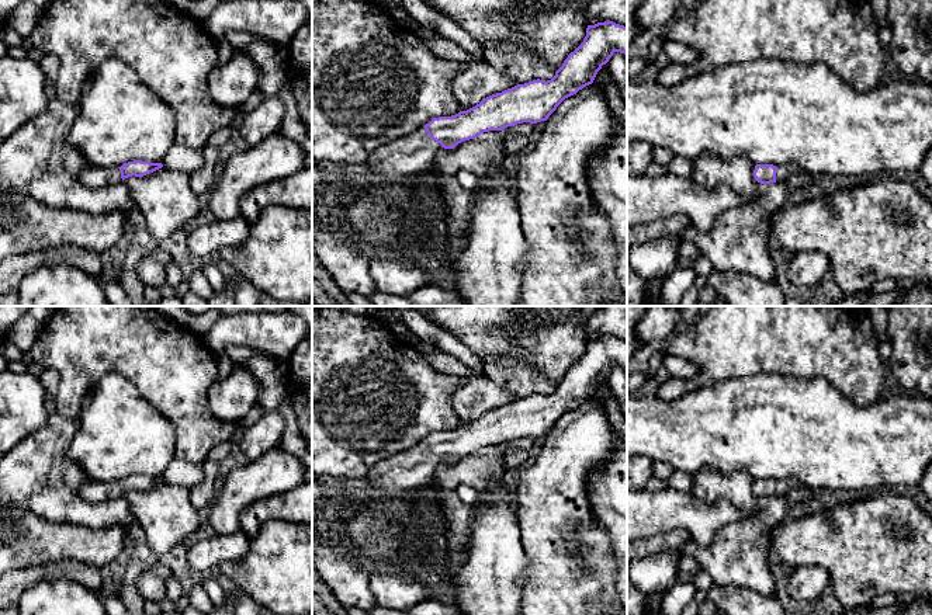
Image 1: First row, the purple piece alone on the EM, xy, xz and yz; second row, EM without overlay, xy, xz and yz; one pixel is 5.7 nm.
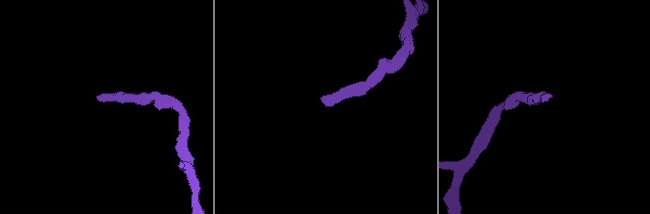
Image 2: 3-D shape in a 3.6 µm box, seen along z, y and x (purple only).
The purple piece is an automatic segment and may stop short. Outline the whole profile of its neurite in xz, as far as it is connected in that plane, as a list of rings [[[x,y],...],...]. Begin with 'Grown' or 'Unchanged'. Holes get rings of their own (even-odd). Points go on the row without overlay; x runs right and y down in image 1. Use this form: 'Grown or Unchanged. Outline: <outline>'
Grown. Outline: [[[613,336],[588,340],[583,357],[568,369],[551,395],[537,393],[517,399],[484,413],[467,425],[460,425],[451,431],[433,432],[416,447],[375,465],[364,477],[368,482],[368,489],[385,500],[403,497],[420,486],[430,484],[441,462],[454,463],[458,458],[474,454],[484,447],[502,445],[523,437],[547,435],[565,413],[593,397],[597,386],[614,366],[627,369],[627,341]]]

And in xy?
Grown. Outline: [[[134,475],[122,479],[121,482],[97,482],[87,480],[79,489],[79,494],[91,503],[110,501],[124,496],[128,491],[143,491],[162,483],[162,477],[150,477]]]

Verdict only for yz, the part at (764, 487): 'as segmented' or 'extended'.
extended

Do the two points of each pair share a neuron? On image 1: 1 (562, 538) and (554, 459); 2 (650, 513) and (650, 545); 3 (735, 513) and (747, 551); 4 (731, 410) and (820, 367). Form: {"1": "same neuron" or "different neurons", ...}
{"1": "same neuron", "2": "different neurons", "3": "different neurons", "4": "different neurons"}

